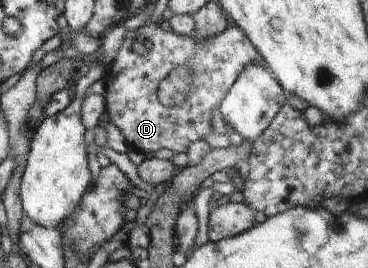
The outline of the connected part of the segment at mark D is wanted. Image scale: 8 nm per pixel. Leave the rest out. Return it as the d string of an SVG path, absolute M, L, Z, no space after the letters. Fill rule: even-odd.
M144 24L136 32L126 31L118 55L108 65L104 78L101 78L105 84L105 112L110 116L111 122L122 131L130 147L142 153L155 153L161 148L169 148L174 150L174 153L186 153L192 142L204 140L206 133L214 132L210 125L212 110L219 108L220 101L227 95L229 88L240 78L241 72L246 67L259 63L264 64L264 68L267 68L261 53L257 51L257 48L254 48L246 33L236 25L230 25L230 28L216 35L213 39L202 40L199 43L193 36L178 35L172 31L164 32L158 24L150 24L150 26ZM136 36L144 36L145 42L151 43L150 51L146 52L144 56L137 54L132 48L132 41ZM179 66L188 67L193 72L195 78L194 90L190 92L186 102L178 107L167 107L159 101L157 90L160 81Z

